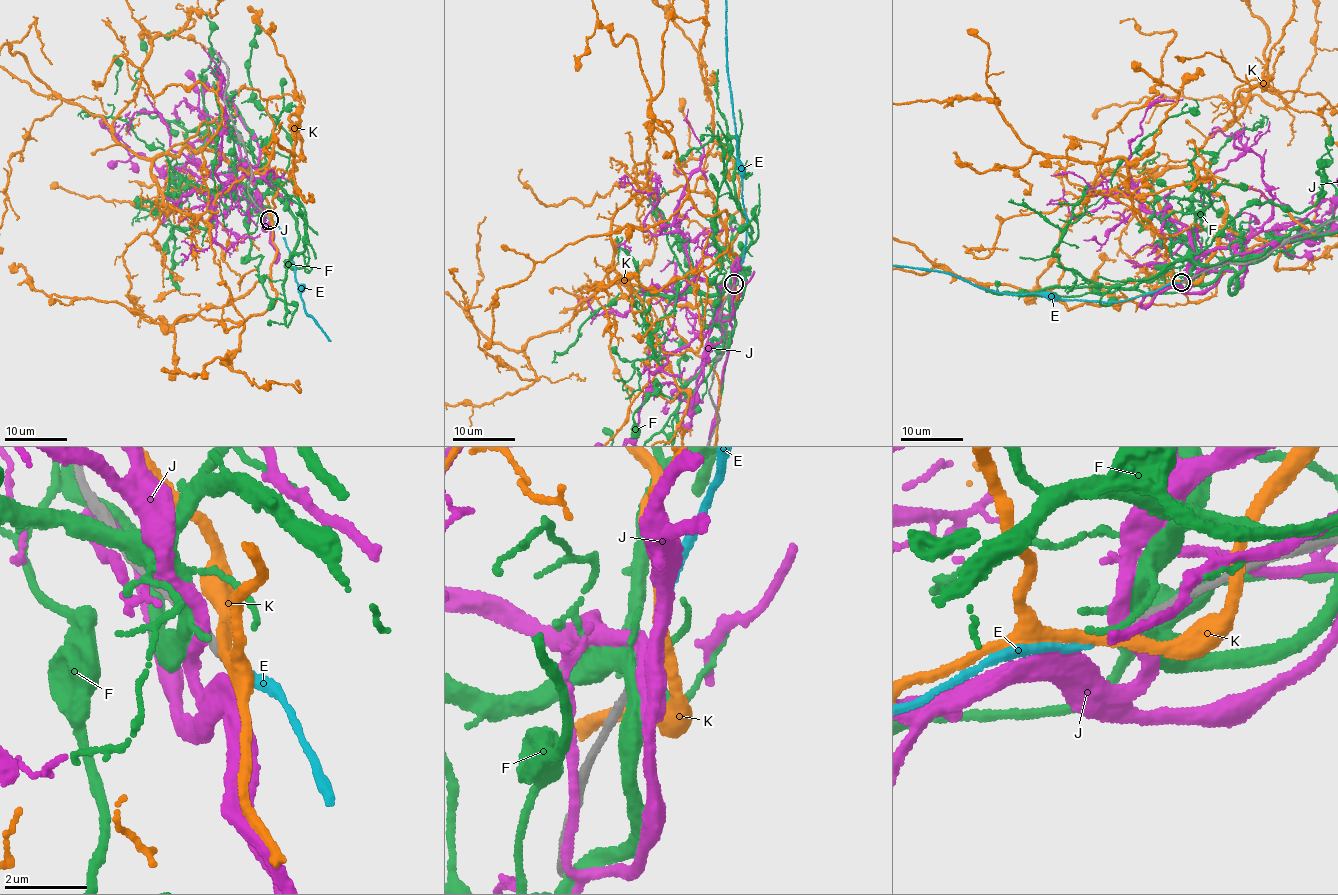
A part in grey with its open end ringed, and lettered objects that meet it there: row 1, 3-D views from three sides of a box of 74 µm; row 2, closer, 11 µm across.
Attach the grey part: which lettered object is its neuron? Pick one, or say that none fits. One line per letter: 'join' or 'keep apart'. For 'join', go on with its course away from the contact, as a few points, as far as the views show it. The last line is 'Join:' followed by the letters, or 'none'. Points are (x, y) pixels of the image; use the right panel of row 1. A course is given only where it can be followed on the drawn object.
E: join
F: keep apart
J: keep apart
K: keep apart
Join: E

